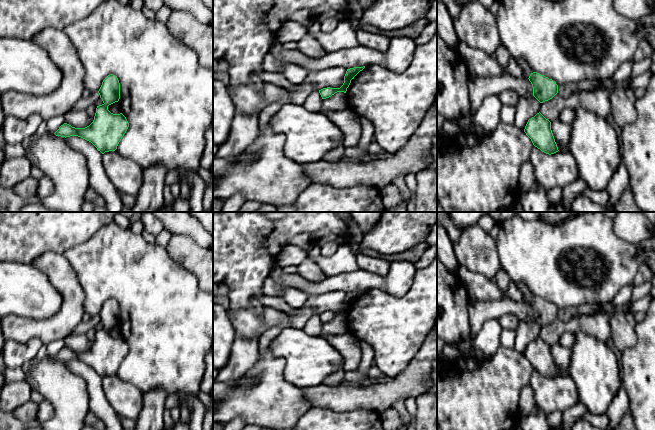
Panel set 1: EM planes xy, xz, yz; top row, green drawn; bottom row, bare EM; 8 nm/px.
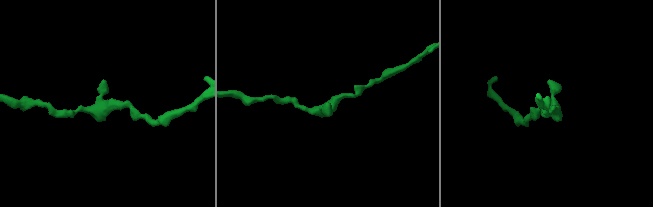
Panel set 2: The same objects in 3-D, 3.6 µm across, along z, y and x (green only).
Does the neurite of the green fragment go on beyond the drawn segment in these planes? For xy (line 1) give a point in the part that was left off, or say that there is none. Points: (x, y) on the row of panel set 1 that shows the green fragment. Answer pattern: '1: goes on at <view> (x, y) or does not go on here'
1: does not go on here

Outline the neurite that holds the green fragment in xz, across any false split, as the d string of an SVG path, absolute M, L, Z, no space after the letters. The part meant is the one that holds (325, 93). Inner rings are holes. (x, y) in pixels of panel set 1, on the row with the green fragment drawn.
M365 66L363 67L354 67L354 68L350 68L347 69L346 74L344 76L344 83L340 88L323 88L321 90L319 90L319 93L322 97L322 99L326 99L331 97L332 95L334 95L337 92L344 92L346 93L347 88L349 87L351 80L354 79L354 77L363 69L365 68Z

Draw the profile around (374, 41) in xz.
M363 29L357 31L357 40L359 45L381 52L385 52L390 45L389 38Z

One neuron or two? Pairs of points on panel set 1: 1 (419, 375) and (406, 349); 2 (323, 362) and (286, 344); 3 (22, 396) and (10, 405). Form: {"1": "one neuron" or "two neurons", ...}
{"1": "two neurons", "2": "one neuron", "3": "one neuron"}

